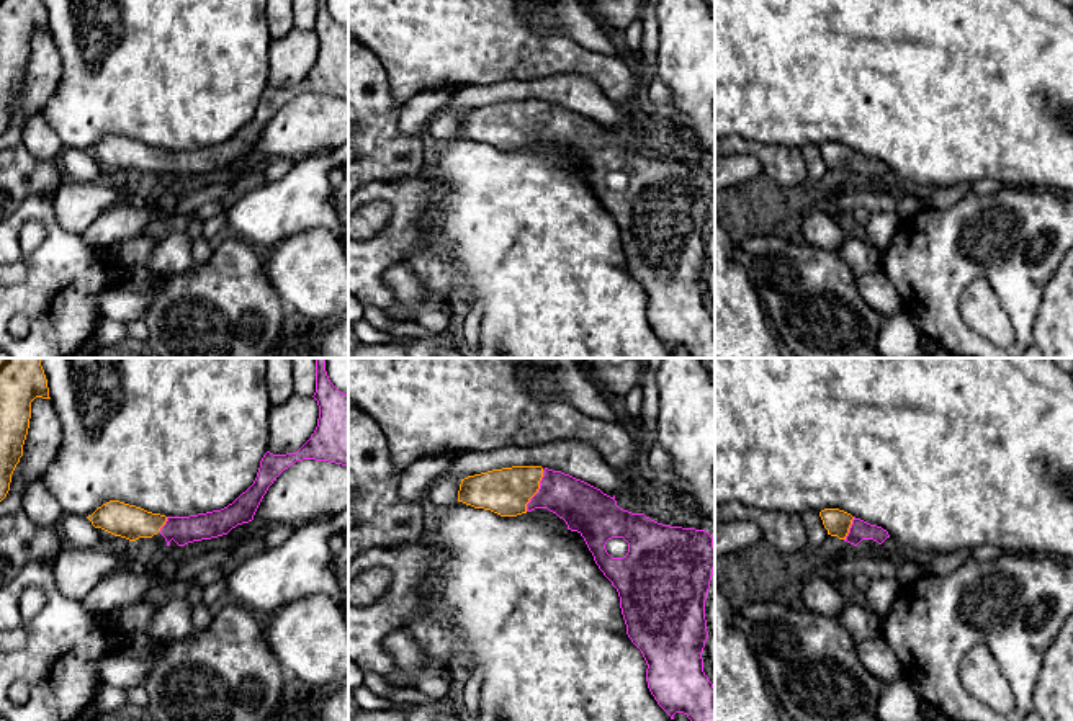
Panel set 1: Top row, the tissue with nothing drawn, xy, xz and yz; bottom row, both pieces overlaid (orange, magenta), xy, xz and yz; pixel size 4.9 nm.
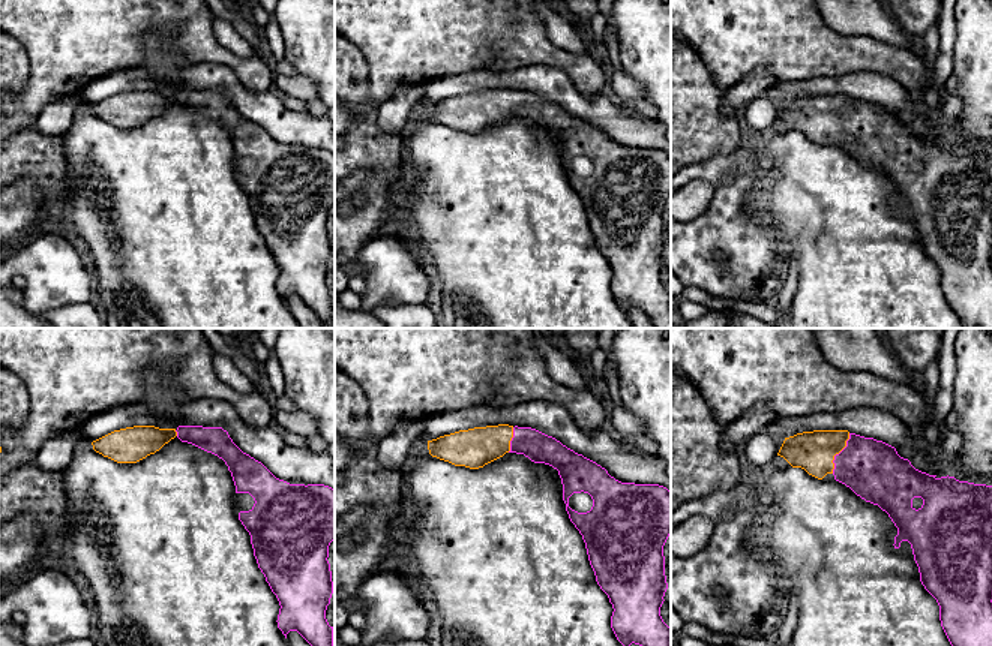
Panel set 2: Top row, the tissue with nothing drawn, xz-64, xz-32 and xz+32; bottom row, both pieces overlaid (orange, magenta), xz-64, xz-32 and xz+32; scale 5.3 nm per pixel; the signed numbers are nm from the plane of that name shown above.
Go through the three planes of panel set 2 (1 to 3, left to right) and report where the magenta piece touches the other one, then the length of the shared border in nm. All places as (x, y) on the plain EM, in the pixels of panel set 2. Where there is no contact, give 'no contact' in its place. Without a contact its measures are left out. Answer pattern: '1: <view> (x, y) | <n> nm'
1: xz-64 (176, 98) | 40 nm
2: xz-32 (511, 104) | 140 nm
3: xz+32 (838, 117) | 240 nm

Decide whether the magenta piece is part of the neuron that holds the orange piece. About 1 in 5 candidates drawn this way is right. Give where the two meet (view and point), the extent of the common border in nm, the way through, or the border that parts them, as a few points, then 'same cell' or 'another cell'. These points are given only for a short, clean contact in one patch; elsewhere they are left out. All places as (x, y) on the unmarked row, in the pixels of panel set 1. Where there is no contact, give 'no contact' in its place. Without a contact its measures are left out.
contact xz (537, 125); length 220 nm; way xz (507, 125), (537, 125), (556, 125), (584, 143); same cell

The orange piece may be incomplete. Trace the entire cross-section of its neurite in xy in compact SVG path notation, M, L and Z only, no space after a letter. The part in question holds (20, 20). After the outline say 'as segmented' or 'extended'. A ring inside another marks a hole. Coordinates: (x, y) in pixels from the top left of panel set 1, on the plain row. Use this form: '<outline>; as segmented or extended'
M0 0L0 136L23 90L36 31L51 33L43 0Z; as segmented

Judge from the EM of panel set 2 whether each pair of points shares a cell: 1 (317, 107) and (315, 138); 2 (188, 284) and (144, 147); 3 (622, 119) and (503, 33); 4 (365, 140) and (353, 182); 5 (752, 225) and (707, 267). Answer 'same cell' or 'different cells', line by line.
1: different cells
2: same cell
3: different cells
4: different cells
5: same cell

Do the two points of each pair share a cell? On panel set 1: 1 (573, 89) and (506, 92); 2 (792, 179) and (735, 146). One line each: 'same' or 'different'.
1: same
2: same

